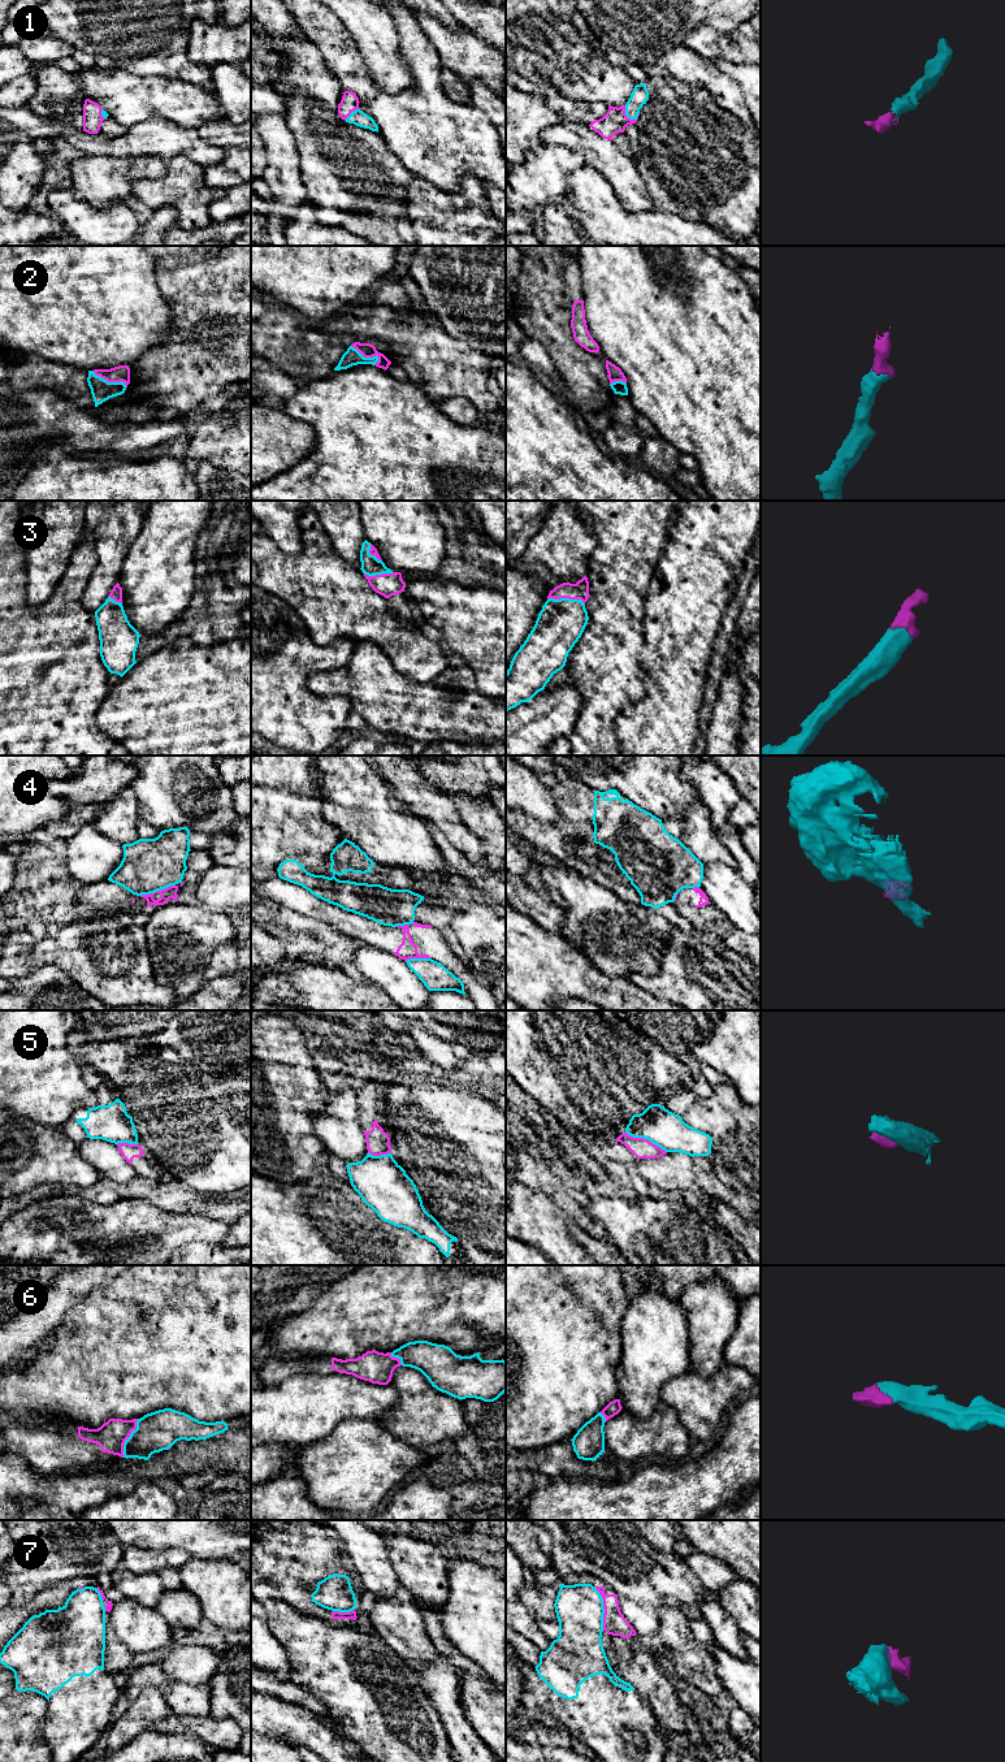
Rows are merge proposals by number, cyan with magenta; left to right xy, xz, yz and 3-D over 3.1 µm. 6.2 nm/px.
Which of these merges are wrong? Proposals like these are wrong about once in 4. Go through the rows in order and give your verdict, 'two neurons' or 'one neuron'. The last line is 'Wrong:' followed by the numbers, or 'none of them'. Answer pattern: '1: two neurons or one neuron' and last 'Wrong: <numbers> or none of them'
1: one neuron
2: one neuron
3: one neuron
4: two neurons
5: two neurons
6: one neuron
7: two neurons
Wrong: 4, 5, 7

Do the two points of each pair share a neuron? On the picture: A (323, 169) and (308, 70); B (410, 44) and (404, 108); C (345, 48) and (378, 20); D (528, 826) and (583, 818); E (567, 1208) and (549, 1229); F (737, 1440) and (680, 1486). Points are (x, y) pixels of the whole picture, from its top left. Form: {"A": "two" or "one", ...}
{"A": "one", "B": "one", "C": "two", "D": "one", "E": "two", "F": "one"}

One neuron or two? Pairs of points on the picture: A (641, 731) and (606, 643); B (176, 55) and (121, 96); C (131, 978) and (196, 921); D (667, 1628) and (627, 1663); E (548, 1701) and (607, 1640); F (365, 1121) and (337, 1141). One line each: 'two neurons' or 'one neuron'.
A: two neurons
B: two neurons
C: two neurons
D: one neuron
E: two neurons
F: two neurons

